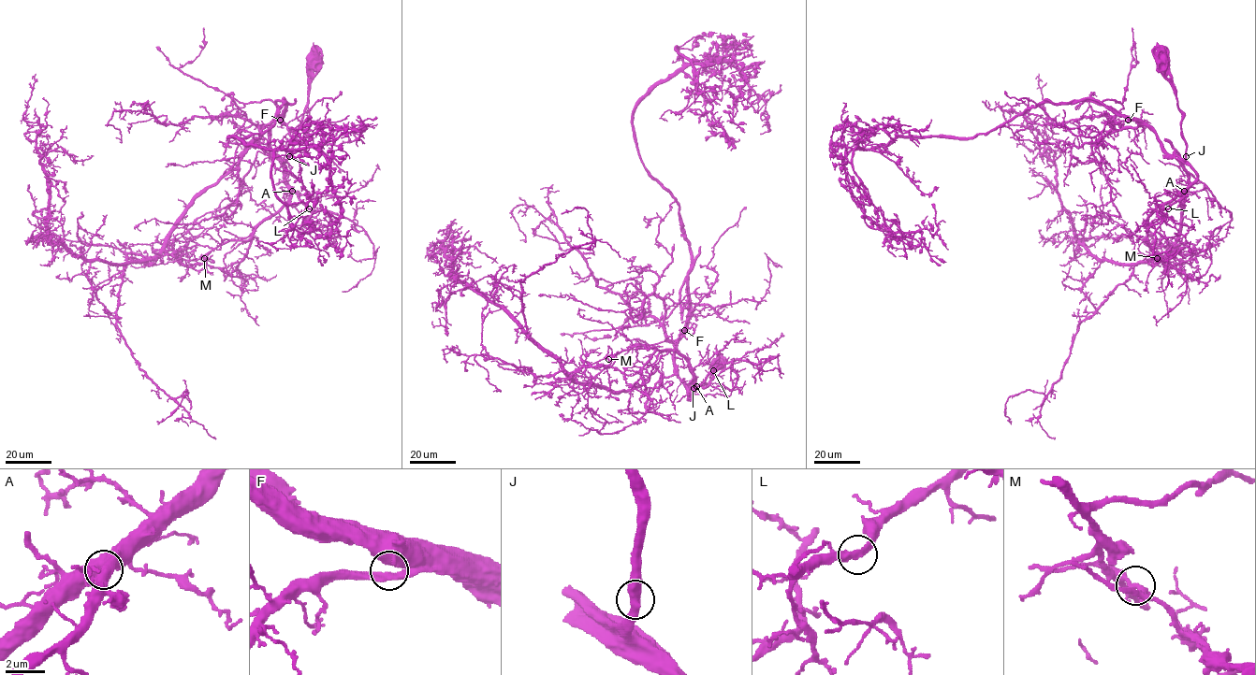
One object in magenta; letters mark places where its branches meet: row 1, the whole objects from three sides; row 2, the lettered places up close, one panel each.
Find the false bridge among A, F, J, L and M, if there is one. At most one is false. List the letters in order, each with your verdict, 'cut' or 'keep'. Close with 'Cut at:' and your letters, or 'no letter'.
A: keep
F: keep
J: keep
L: keep
M: cut
Cut at: M

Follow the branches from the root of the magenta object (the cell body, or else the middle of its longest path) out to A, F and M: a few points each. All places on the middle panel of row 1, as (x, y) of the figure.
A: (717, 362), (715, 373), (708, 384), (689, 388), (689, 398), (696, 386)
F: (717, 362), (708, 384), (697, 388), (687, 385), (676, 370), (673, 354), (675, 344), (684, 330)
M: (717, 362), (708, 384), (689, 388), (689, 398), (693, 374), (675, 351), (634, 345), (608, 359)

